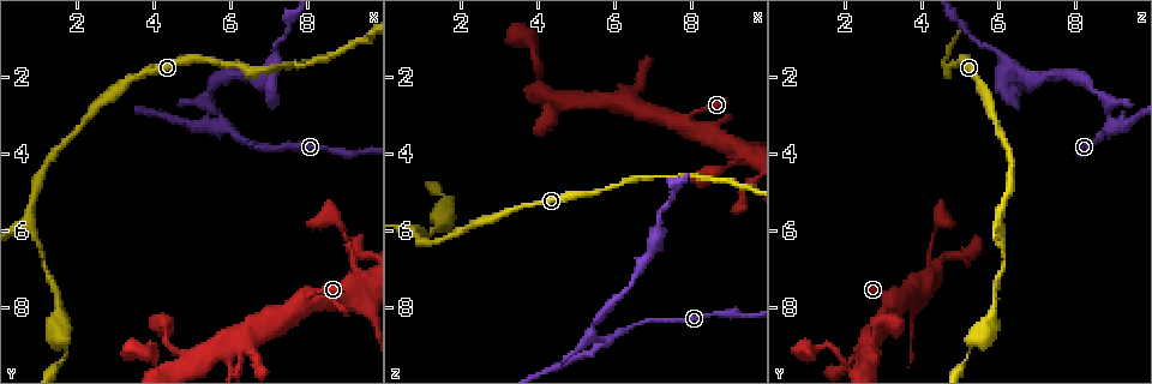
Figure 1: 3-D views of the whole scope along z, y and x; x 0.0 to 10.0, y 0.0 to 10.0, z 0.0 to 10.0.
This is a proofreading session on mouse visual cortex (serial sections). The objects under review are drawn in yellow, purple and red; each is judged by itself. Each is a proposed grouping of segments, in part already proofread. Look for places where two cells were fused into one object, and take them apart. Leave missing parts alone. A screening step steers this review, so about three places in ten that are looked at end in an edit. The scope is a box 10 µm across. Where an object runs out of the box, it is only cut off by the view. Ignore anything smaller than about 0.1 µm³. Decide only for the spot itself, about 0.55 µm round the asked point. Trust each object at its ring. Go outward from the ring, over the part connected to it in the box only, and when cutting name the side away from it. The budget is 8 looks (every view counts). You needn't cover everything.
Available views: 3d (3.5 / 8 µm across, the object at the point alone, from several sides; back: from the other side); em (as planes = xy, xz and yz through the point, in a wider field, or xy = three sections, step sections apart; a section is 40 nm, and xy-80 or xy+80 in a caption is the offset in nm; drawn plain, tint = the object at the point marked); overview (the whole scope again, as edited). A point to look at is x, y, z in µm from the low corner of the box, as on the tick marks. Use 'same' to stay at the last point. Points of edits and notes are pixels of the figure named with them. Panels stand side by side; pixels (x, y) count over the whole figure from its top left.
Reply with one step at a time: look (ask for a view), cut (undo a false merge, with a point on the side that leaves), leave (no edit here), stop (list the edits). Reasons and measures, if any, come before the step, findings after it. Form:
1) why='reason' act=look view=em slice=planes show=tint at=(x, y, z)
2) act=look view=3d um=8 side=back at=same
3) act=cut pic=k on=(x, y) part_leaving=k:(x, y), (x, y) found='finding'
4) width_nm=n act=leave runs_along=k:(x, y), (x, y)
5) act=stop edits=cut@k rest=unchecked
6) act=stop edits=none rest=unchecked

why='three-way junction' act=look view=3d um=3.5 at=(5.85, 3.25, 8.90)

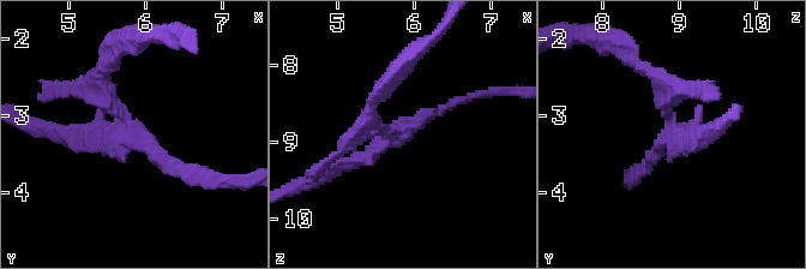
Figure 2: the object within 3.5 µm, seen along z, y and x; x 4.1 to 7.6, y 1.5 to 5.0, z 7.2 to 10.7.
act=look view=em slice=xy step=1 show=tint at=(5.85, 3.25, 8.95)

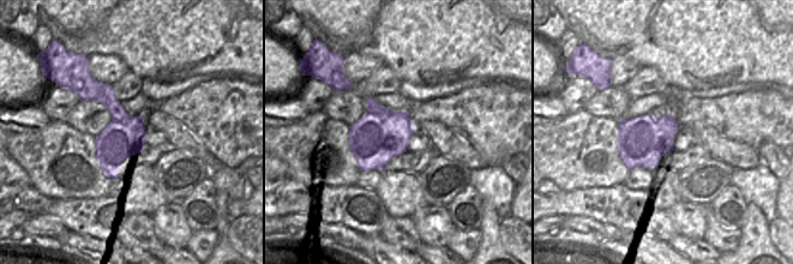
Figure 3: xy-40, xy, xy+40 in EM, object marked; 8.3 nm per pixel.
arms=3 arm_widths_nm=150,200,200 act=cut pic=2 on=(371, 131) part_leaving=2:(397, 135), (368, 121), (390, 82) found='a second cell is stuck on'

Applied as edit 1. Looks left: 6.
why='three-way junction' act=look view=3d um=3.5 at=(0.75, 5.85, 5.95)

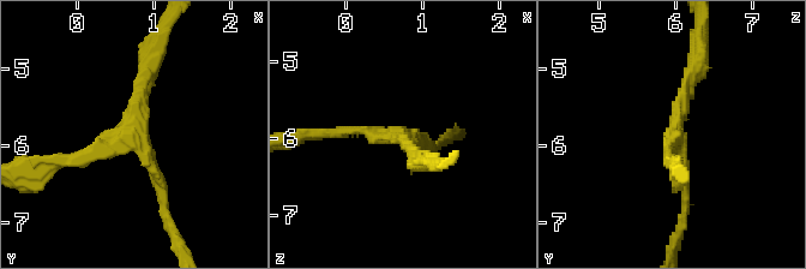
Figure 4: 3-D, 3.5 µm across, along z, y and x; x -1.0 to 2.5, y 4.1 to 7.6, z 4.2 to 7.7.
arms=3 arm_widths_nm=150,150,200 why='now the EM' act=look view=em slice=xy step=3 show=tint at=(0.75, 5.80, 6.00)

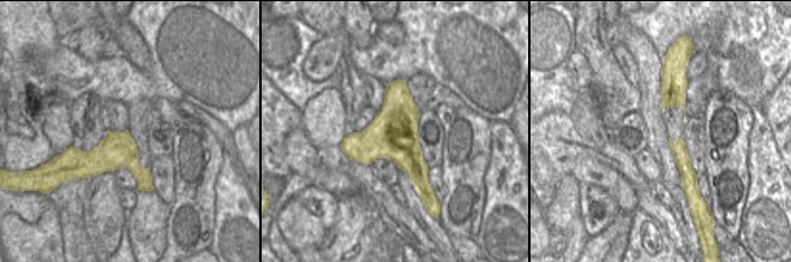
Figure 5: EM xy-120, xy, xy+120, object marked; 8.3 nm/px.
act=leave runs_along=4:(151, 63), (133, 136), (163, 203) found='continuous, no second cell'

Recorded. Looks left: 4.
why='arms run side by side' act=look view=3d um=3.5 at=(6.15, 9.00, 2.60)

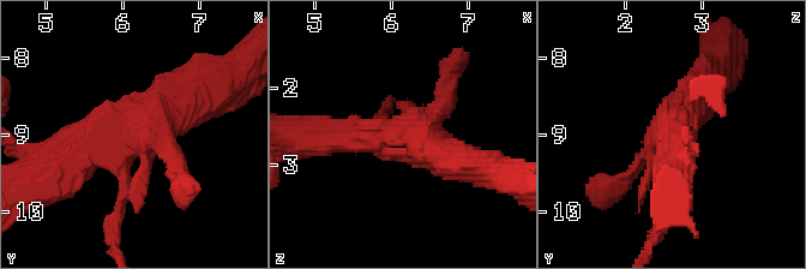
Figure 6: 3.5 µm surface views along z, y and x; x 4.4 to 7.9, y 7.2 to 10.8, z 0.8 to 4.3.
why='now the EM' act=look view=em slice=planes show=tint at=(6.20, 9.00, 2.55)

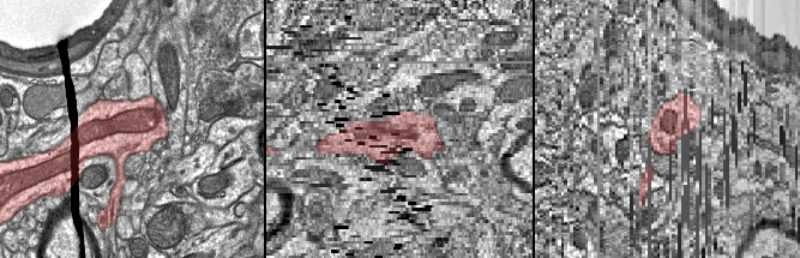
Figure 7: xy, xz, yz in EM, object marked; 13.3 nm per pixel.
act=leave runs_along=6:(194, 94), (68, 163) found='one cell here'

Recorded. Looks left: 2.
act=stop edits=cut@2 rest=unchecked

